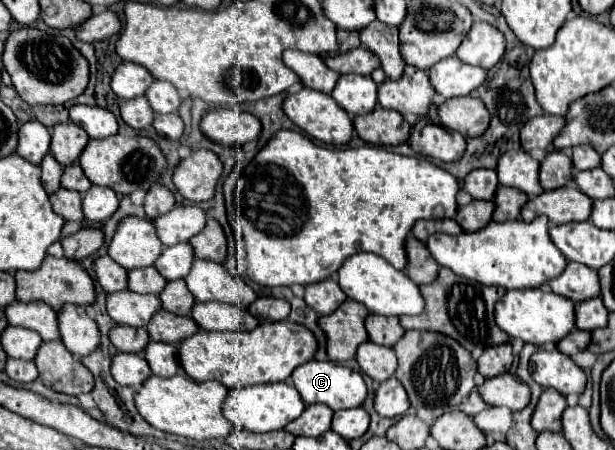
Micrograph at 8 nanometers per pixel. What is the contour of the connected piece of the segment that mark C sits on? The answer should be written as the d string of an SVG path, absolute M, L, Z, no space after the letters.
M314 359L314 361L302 365L298 371L294 371L292 381L294 381L294 387L300 391L300 397L306 405L324 403L334 411L362 407L362 403L368 395L366 383L364 383L360 373L356 373L356 371L344 367L344 365L334 365L332 361L316 361Z

